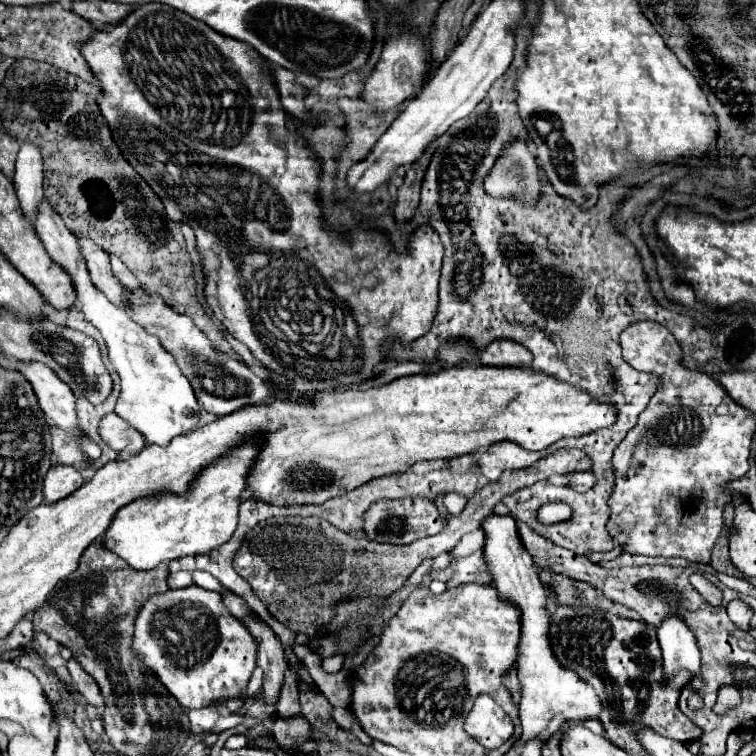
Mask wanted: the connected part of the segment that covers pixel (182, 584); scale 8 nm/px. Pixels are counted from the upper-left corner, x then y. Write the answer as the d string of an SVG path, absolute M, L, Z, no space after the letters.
M180 570L176 574L170 574L170 578L168 578L170 588L186 588L190 584L192 584L192 574L184 572L184 570Z

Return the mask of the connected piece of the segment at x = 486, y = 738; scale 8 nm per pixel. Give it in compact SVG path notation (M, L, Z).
M484 694L476 698L472 712L466 716L464 730L484 748L500 748L514 734L514 724L510 716Z

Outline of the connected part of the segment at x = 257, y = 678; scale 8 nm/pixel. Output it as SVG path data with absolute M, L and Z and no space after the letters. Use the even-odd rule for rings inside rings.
M256 667L250 678L246 691L240 695L241 699L247 699L249 697L256 696L261 691L263 675L263 670L260 667Z

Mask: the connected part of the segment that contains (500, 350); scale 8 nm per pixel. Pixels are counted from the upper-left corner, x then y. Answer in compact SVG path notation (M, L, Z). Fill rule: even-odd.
M496 338L480 352L482 364L496 364L496 366L524 366L532 364L532 354L526 346L510 340L510 338Z

